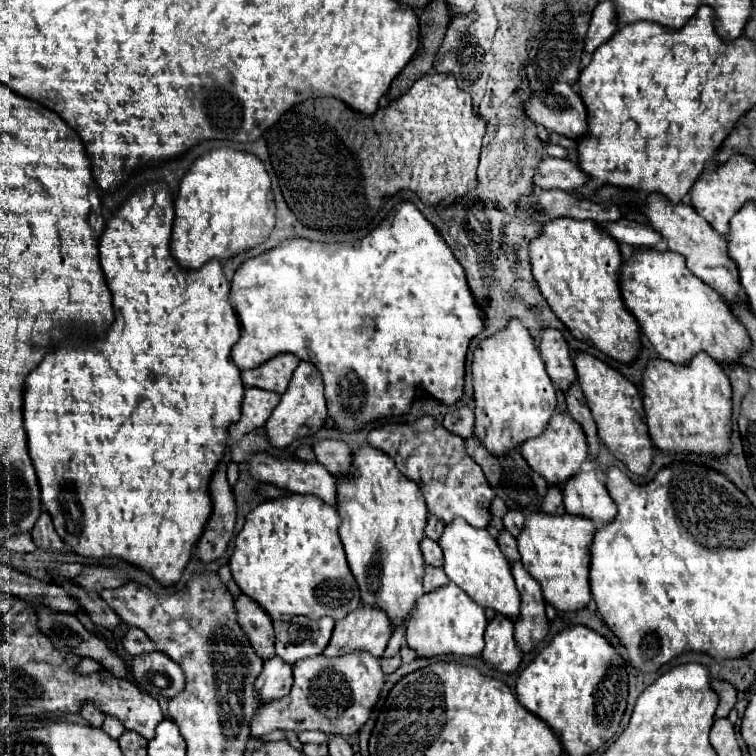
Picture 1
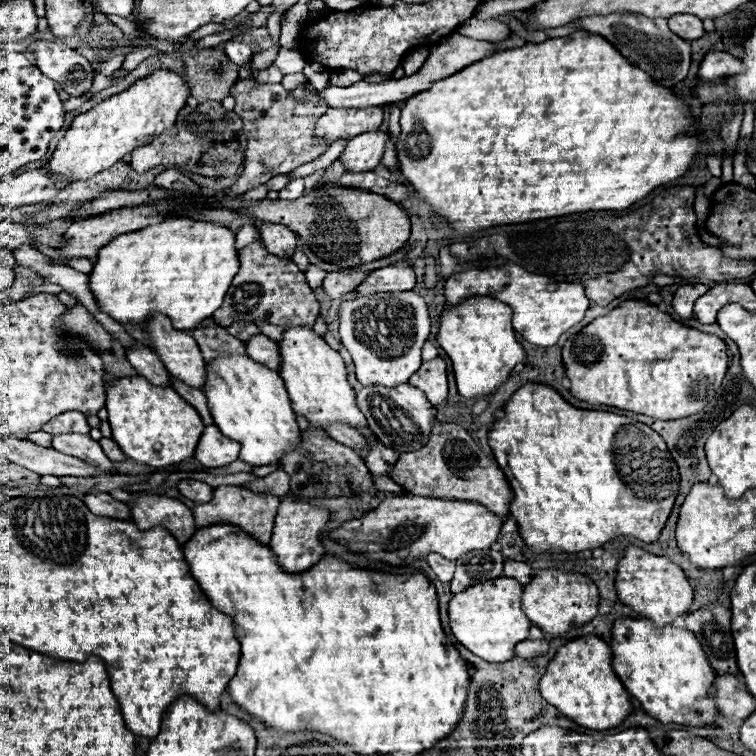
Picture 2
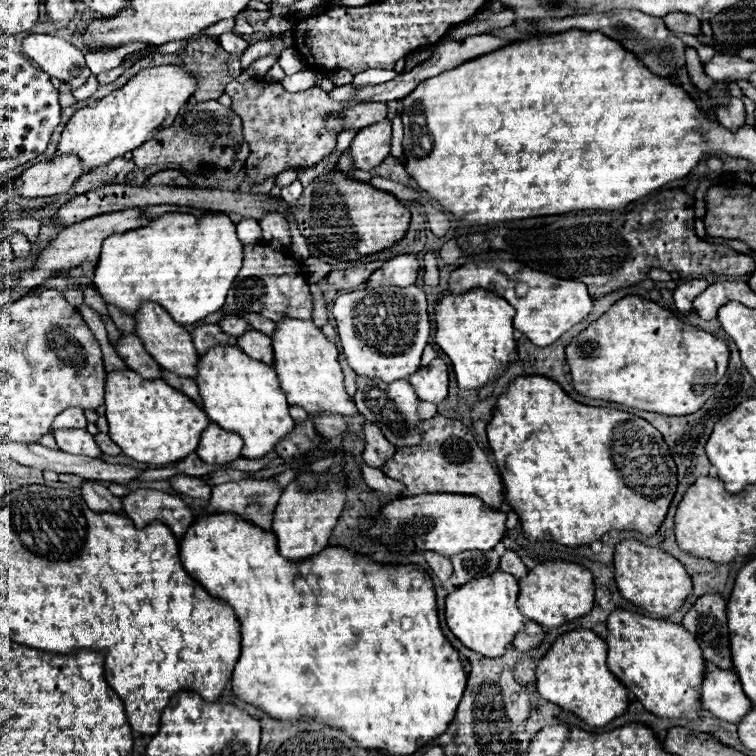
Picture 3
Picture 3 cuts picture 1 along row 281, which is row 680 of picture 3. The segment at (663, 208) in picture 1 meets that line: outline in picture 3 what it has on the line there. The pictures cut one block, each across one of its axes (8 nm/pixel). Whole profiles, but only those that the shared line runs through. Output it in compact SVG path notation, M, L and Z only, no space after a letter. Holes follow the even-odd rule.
M712 664L704 672L700 702L704 710L726 722L738 722L752 710L752 702L744 696L740 678L732 670L722 670Z

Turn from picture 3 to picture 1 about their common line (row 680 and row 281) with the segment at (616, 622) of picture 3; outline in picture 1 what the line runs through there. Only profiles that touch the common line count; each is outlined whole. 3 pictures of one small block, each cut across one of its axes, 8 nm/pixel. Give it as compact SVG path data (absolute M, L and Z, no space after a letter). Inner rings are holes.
M640 250L630 260L626 260L620 268L620 290L624 304L628 310L636 316L642 332L646 338L654 344L660 358L666 358L674 364L688 364L698 352L706 352L720 364L734 366L740 362L740 356L744 356L750 350L750 336L742 322L736 320L730 306L722 300L716 290L706 286L700 278L696 278L686 266L684 258L680 254L672 254L670 250L658 252L658 250Z

